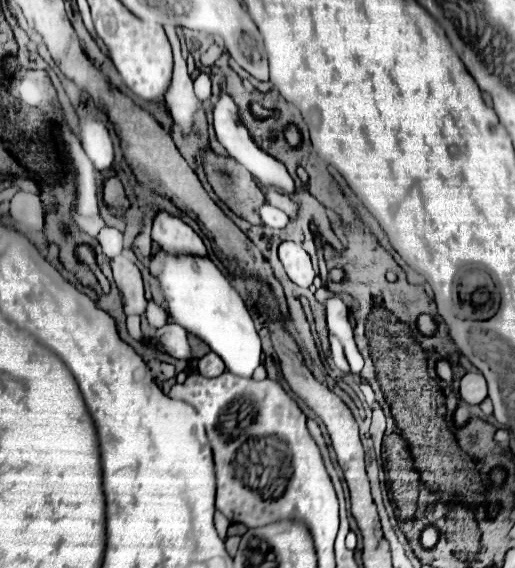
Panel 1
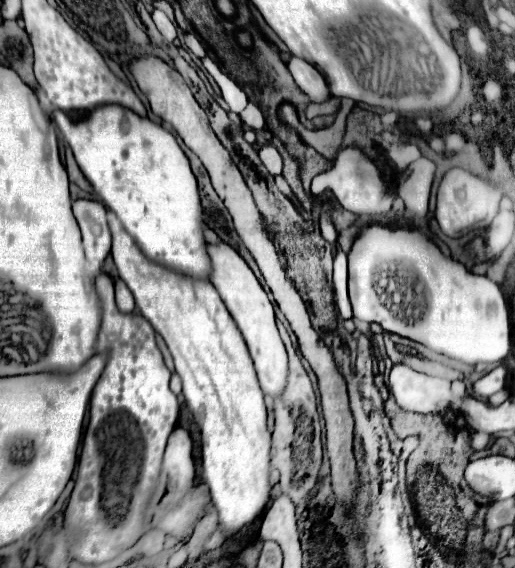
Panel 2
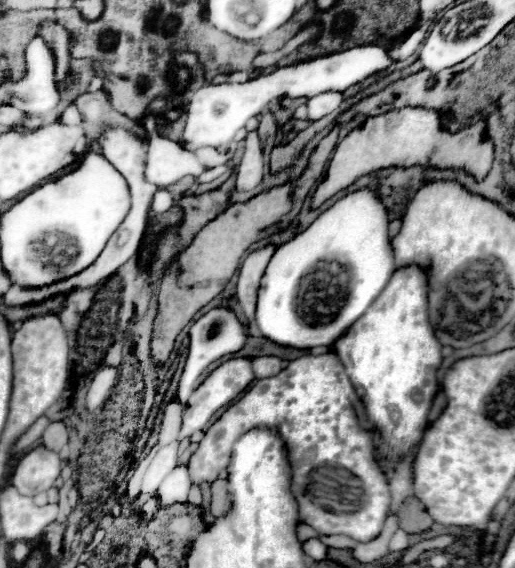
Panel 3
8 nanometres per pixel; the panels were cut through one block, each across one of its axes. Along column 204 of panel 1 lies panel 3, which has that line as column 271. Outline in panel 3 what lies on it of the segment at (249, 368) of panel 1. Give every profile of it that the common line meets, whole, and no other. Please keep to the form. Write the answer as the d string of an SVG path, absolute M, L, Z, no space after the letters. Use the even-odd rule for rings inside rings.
M366 190L348 194L320 214L302 234L280 246L260 280L254 322L262 336L278 346L314 348L336 342L378 298L394 274L394 258L388 240L388 216L384 204Z

